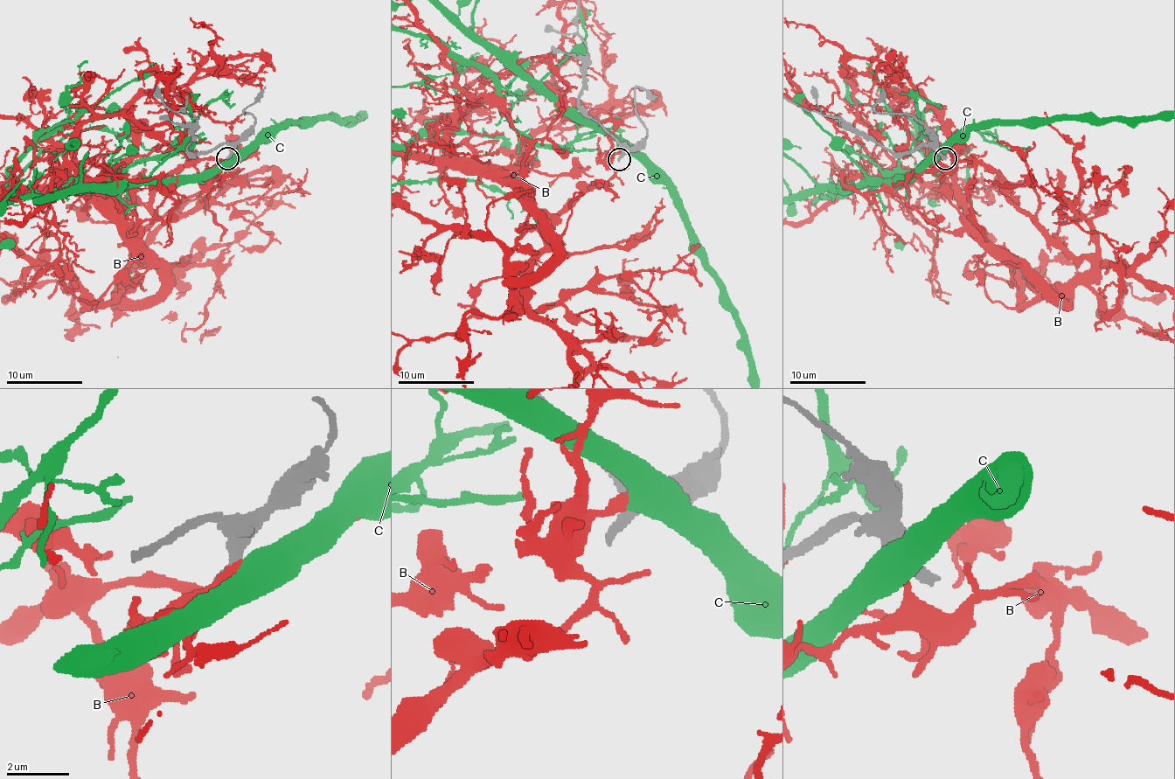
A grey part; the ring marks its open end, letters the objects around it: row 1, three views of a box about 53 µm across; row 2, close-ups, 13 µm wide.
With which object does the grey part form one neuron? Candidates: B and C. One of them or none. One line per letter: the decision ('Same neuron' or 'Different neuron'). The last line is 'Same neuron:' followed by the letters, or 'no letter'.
B: Different neuron
C: Different neuron
Same neuron: no letter

